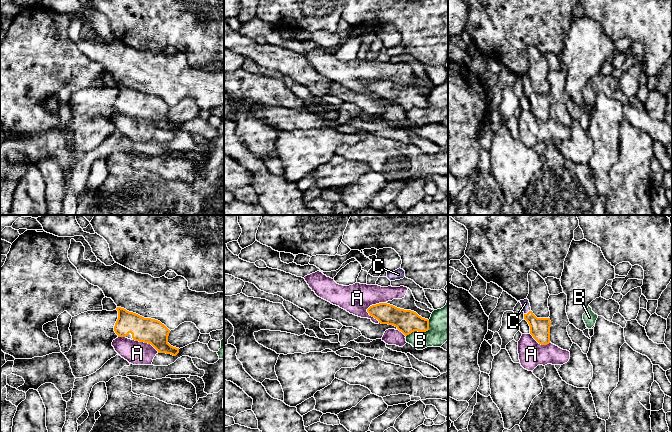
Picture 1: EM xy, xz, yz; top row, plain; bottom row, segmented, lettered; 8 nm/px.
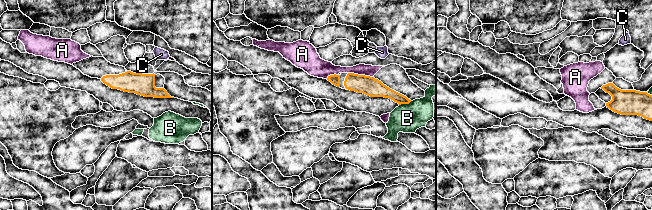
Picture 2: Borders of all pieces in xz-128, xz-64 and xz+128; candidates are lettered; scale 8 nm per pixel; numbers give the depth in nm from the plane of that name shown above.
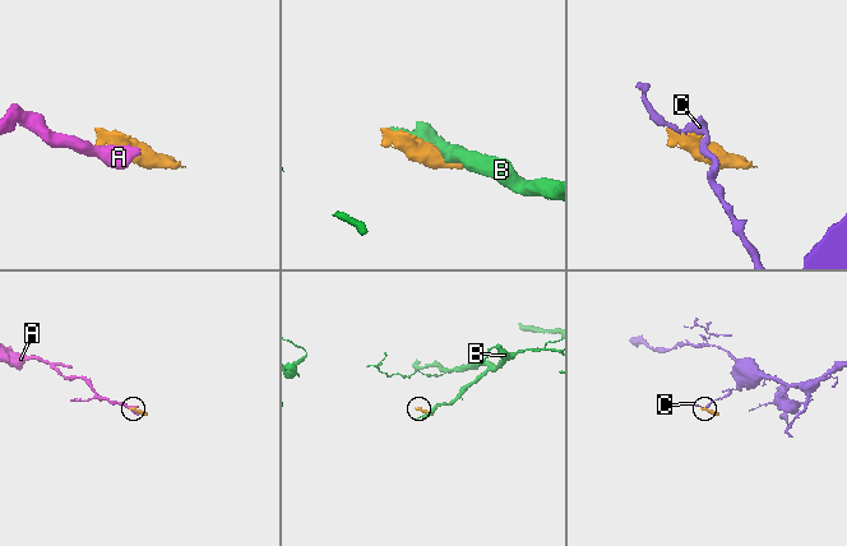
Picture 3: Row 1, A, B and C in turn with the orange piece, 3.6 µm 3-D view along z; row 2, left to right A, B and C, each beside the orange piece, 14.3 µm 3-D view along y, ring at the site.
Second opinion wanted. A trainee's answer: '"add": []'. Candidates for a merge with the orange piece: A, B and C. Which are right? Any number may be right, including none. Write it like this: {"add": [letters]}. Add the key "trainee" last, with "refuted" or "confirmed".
{"add": [], "trainee": "confirmed"}

